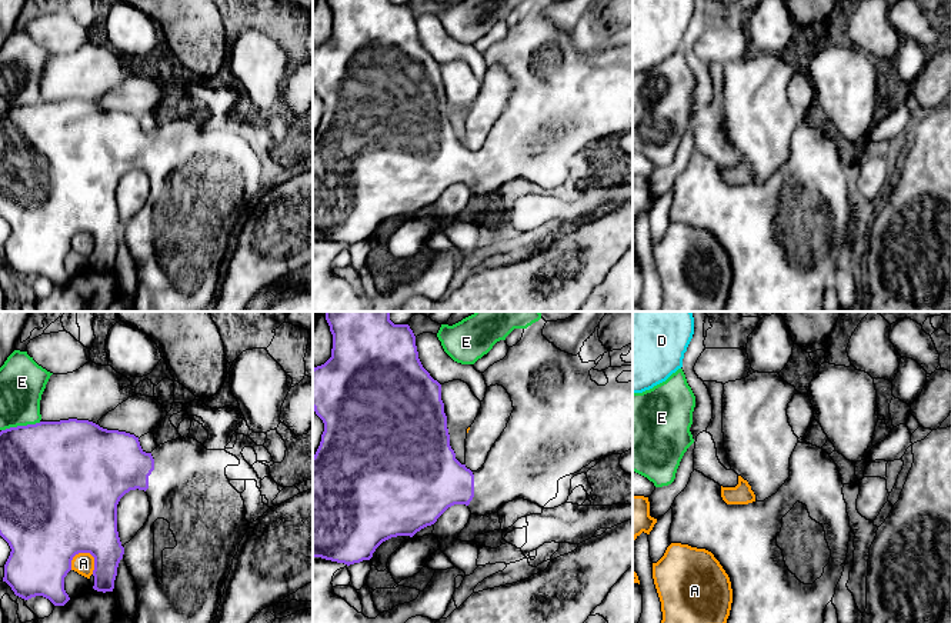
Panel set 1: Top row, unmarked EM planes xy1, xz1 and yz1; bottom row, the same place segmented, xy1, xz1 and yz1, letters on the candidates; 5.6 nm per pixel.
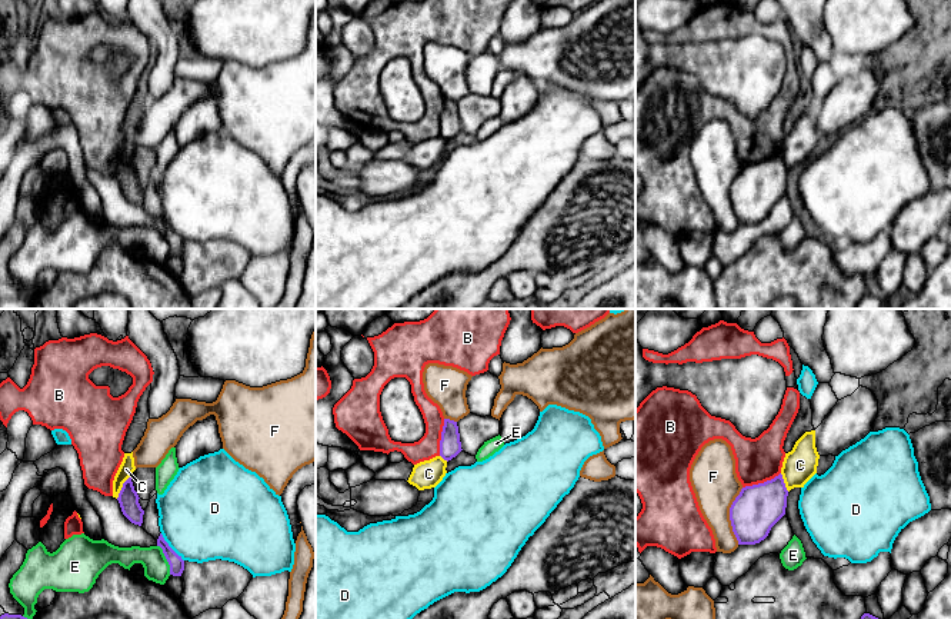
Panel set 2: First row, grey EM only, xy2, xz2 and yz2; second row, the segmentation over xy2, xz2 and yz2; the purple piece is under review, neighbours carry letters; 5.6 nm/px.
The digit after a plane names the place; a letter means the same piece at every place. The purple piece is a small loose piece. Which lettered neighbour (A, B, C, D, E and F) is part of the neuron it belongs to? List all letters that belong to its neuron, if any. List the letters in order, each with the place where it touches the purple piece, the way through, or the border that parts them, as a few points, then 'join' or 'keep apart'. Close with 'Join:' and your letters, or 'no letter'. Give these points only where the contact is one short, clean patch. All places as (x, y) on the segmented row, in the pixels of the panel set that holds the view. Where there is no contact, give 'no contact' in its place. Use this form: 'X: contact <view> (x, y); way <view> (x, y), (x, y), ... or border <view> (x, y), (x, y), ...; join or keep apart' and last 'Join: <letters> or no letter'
A: contact xy1 (90, 553); keep apart
B: contact yz2 (761, 483); border yz2 (780, 472), (770, 479), (743, 488); keep apart
C: contact xy2 (123, 486); border xy2 (130, 475), (116, 498); keep apart
D: contact xy2 (170, 548); keep apart
E: contact xy1 (20, 426); keep apart
F: contact yz2 (730, 516); keep apart
Join: no letter

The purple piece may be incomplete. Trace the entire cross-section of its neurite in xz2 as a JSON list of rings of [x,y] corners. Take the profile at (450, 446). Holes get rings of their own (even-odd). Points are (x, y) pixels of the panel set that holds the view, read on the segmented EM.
[[[444,419],[441,440],[440,440],[440,456],[448,462],[453,457],[456,457],[461,450],[463,449],[461,449],[457,422]]]

